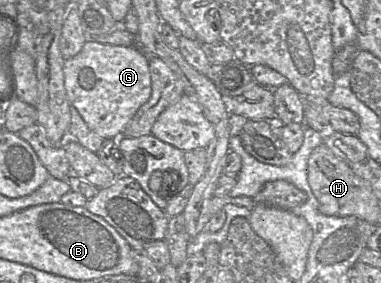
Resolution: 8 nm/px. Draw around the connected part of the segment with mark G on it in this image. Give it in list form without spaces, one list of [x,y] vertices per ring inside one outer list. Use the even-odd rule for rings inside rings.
[[[87,40],[81,51],[63,64],[67,98],[89,129],[102,139],[118,139],[129,121],[151,96],[149,56],[139,46],[115,46]]]

